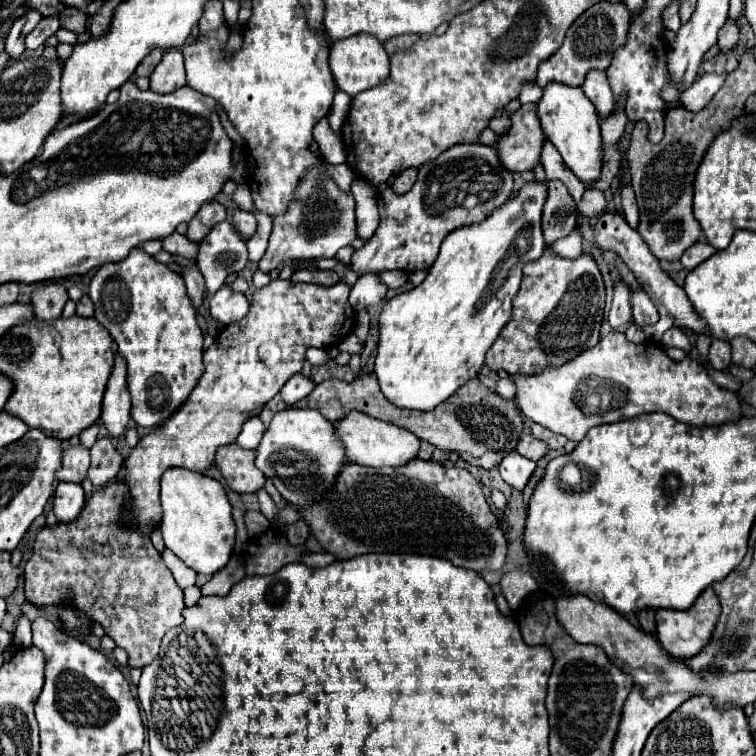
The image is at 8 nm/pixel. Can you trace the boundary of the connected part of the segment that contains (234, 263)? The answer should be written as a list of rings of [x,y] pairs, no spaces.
[[[222,221],[212,227],[202,243],[198,243],[198,269],[206,279],[206,299],[204,307],[212,295],[224,285],[230,273],[238,273],[248,263],[248,251],[244,239],[230,227],[228,221]]]

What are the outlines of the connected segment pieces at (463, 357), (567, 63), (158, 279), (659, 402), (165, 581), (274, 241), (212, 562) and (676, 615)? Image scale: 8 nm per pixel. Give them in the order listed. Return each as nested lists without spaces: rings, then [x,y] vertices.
[[[546,181],[524,183],[512,199],[494,209],[484,221],[454,229],[442,241],[440,253],[428,269],[426,279],[418,287],[386,301],[380,313],[380,341],[376,349],[374,373],[390,403],[396,407],[430,411],[480,373],[488,349],[510,321],[512,299],[520,291],[524,265],[536,261],[544,253],[540,217],[546,197]]]
[[[600,1],[590,9],[586,9],[568,29],[562,47],[552,57],[540,63],[538,77],[536,77],[538,85],[544,87],[550,81],[558,81],[572,87],[580,87],[588,69],[604,71],[606,65],[610,65],[612,61],[614,49],[618,49],[618,45],[622,45],[622,41],[626,39],[628,19],[630,19],[630,11],[626,9],[624,3]]]
[[[142,247],[134,249],[126,261],[104,263],[90,281],[88,297],[94,303],[94,317],[102,323],[118,345],[118,355],[126,361],[126,381],[132,395],[132,419],[140,427],[162,425],[190,395],[202,375],[204,337],[196,321],[196,311],[186,295],[184,279],[168,265],[150,257]]]
[[[620,331],[608,333],[594,349],[558,369],[550,367],[542,375],[516,375],[514,379],[518,387],[516,405],[522,415],[574,443],[582,441],[586,431],[596,425],[618,423],[654,411],[692,427],[736,423],[742,417],[738,395],[718,387],[698,361],[690,357],[674,361],[658,343],[636,345]]]
[[[114,479],[90,495],[84,511],[78,515],[78,521],[72,521],[70,525],[56,523],[52,527],[44,527],[36,535],[32,555],[24,567],[24,593],[26,601],[36,607],[62,605],[72,593],[72,605],[90,621],[100,623],[106,635],[128,653],[128,669],[142,669],[156,659],[164,635],[176,625],[182,625],[182,611],[186,605],[184,591],[174,581],[150,537],[136,527],[130,527],[126,517],[122,517],[130,511],[130,497],[126,493],[128,487]]]
[[[310,173],[310,177],[306,177],[306,181],[302,181],[298,187],[298,197],[294,199],[294,205],[290,205],[290,213],[286,213],[286,217],[274,219],[274,231],[270,235],[268,249],[258,263],[258,269],[270,273],[292,259],[334,257],[338,249],[350,245],[358,235],[354,213],[356,203],[352,195],[342,197],[342,193],[334,189],[332,181],[318,177],[318,173]]]
[[[182,467],[166,469],[160,479],[160,503],[162,521],[160,531],[166,549],[178,555],[188,567],[202,575],[214,575],[220,571],[232,553],[234,545],[234,521],[232,507],[220,481]]]
[[[708,587],[696,601],[696,605],[692,605],[686,611],[676,611],[676,609],[658,609],[656,611],[656,635],[658,641],[662,643],[662,647],[666,651],[670,651],[672,655],[682,655],[682,657],[694,657],[698,655],[712,639],[712,633],[716,629],[716,623],[720,619],[722,607],[720,601],[714,593],[712,587]]]

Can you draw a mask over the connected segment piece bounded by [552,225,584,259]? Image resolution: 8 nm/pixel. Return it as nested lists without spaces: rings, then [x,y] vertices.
[[[578,225],[566,239],[558,241],[552,245],[552,251],[558,253],[560,257],[566,257],[566,259],[576,259],[578,255],[584,253],[584,235],[582,235],[582,225]]]

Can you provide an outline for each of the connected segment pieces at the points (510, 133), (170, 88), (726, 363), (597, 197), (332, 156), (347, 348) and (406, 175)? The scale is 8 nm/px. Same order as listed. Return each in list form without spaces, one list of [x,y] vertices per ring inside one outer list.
[[[528,103],[510,113],[510,129],[498,137],[496,153],[506,171],[522,173],[540,161],[544,141],[546,135],[538,125],[534,103]]]
[[[170,49],[170,53],[164,53],[162,61],[156,65],[156,69],[150,75],[150,91],[168,95],[184,85],[186,77],[184,77],[182,53],[180,49]]]
[[[714,339],[710,345],[710,365],[718,371],[724,371],[730,367],[730,343]]]
[[[586,189],[584,197],[582,197],[580,205],[578,205],[580,215],[584,215],[584,217],[596,217],[596,215],[604,213],[604,209],[606,209],[606,197],[604,197],[604,193],[598,191],[598,189]]]
[[[326,117],[320,119],[314,127],[314,139],[318,141],[318,147],[320,147],[320,155],[330,161],[332,165],[338,165],[338,163],[344,163],[346,161],[346,151],[344,151],[344,145],[342,145],[342,137],[336,135]]]
[[[349,334],[341,339],[337,344],[340,352],[347,352],[351,355],[361,354],[364,346],[360,343],[359,339],[355,334]]]
[[[408,167],[408,169],[404,169],[404,173],[400,173],[396,179],[394,179],[394,183],[392,183],[392,191],[394,193],[406,193],[412,185],[414,185],[414,181],[416,181],[416,167]]]

